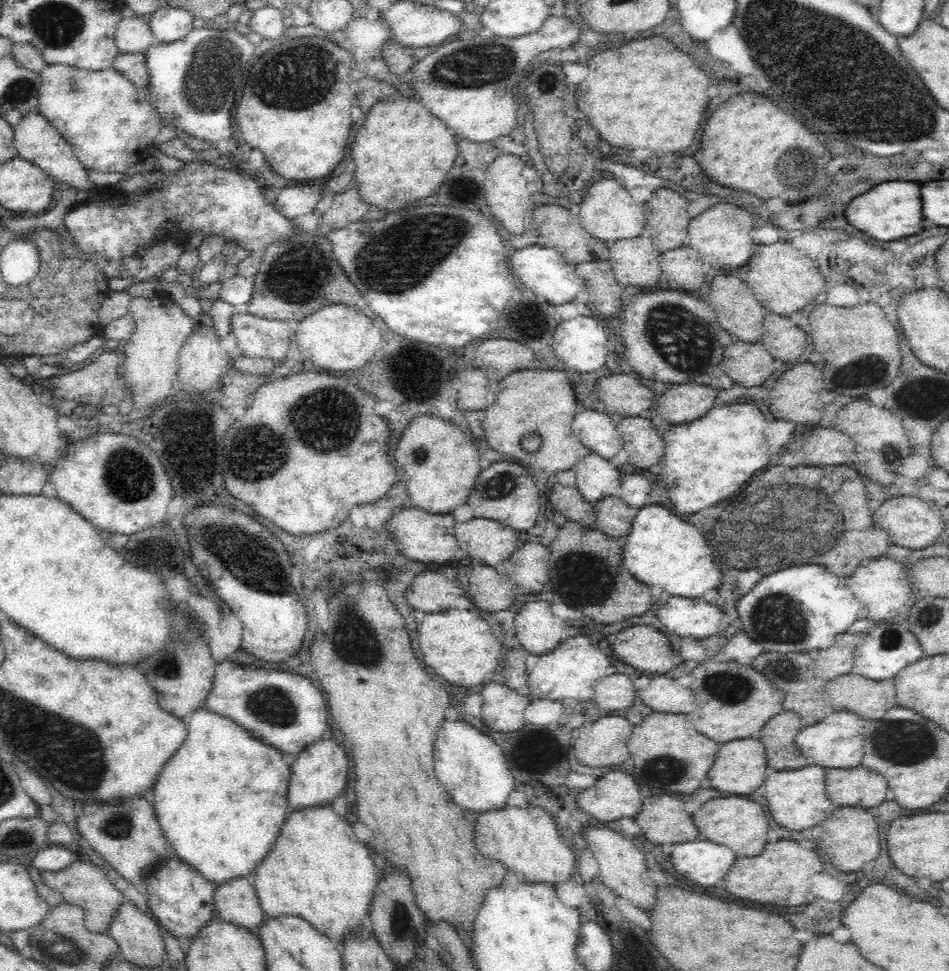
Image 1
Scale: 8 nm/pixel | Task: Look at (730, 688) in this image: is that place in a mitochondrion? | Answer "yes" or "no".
yes

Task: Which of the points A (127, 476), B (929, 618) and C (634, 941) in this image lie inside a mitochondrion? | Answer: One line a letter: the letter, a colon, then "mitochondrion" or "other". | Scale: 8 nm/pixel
A: mitochondrion
B: other
C: other

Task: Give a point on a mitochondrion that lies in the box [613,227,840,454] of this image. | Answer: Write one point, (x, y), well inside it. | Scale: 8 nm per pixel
(682, 338)

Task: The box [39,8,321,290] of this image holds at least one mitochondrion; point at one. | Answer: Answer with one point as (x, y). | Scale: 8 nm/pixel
(213, 74)

